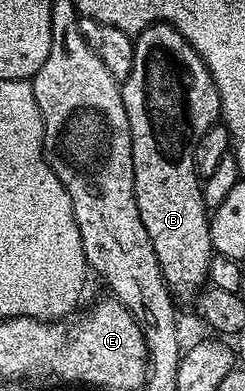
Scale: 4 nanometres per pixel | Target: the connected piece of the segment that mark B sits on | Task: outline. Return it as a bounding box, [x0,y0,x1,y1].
[121,23,222,301]

